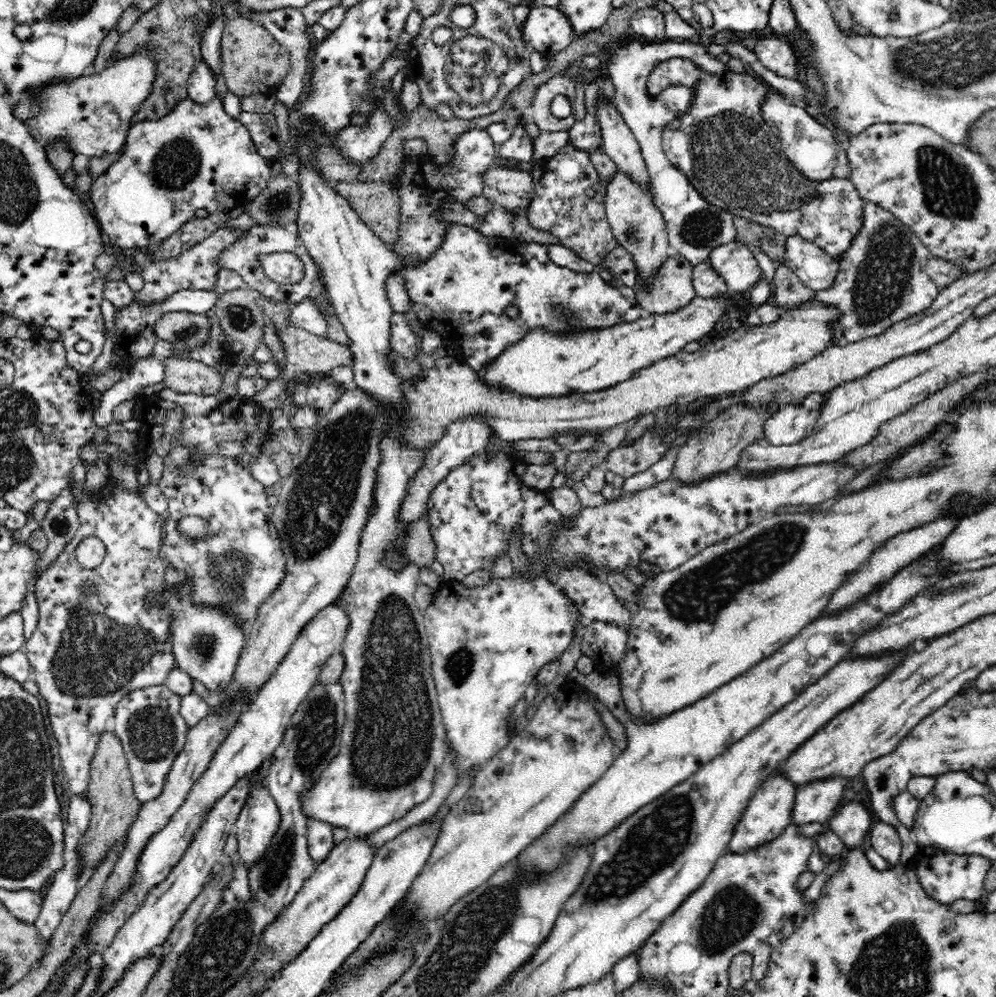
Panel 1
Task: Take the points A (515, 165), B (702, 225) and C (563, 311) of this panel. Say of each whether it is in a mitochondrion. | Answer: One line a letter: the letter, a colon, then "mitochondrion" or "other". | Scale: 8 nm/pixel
A: other
B: mitochondrion
C: mitochondrion

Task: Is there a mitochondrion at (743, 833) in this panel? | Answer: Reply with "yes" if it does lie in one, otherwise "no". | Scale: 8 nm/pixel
no

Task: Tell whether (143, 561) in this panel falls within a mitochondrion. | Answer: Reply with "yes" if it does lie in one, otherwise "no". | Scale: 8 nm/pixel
no

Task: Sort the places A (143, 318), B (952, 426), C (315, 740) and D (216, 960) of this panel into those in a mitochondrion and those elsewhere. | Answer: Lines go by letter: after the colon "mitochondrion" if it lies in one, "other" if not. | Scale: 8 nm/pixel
A: other
B: other
C: mitochondrion
D: mitochondrion

